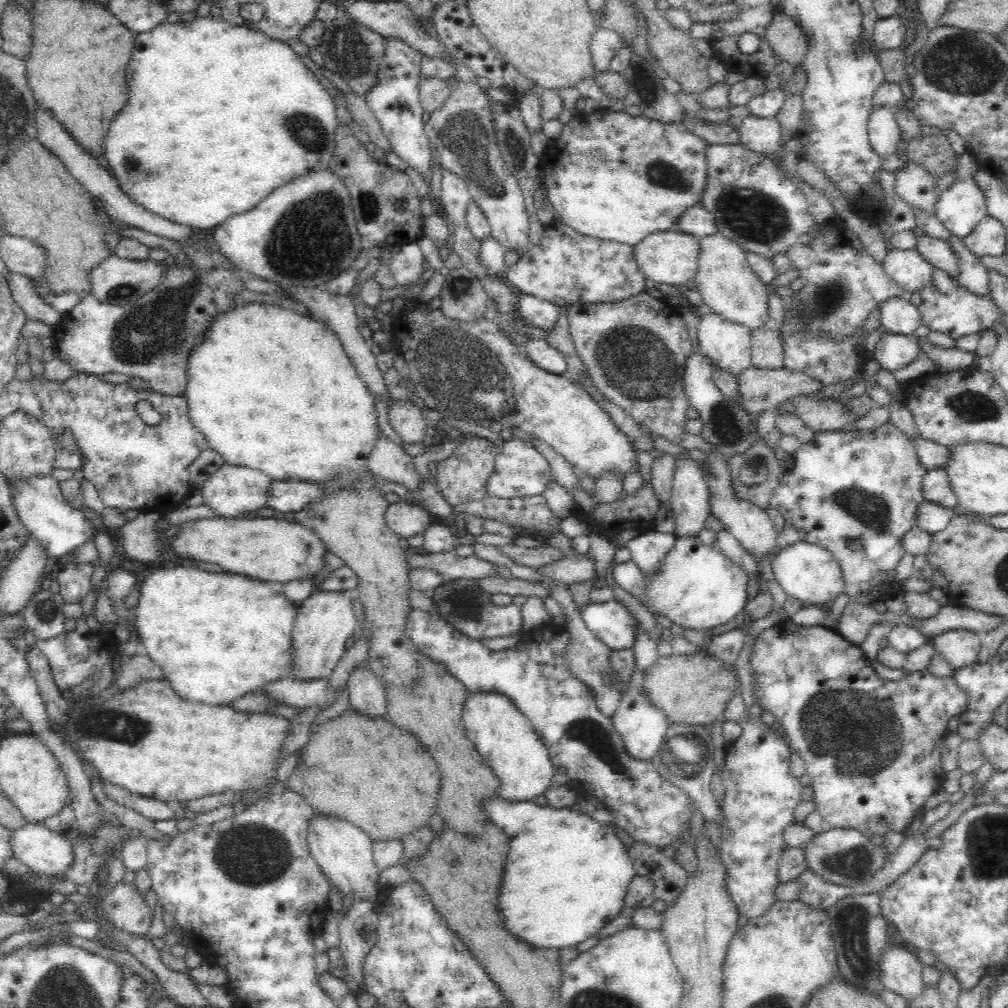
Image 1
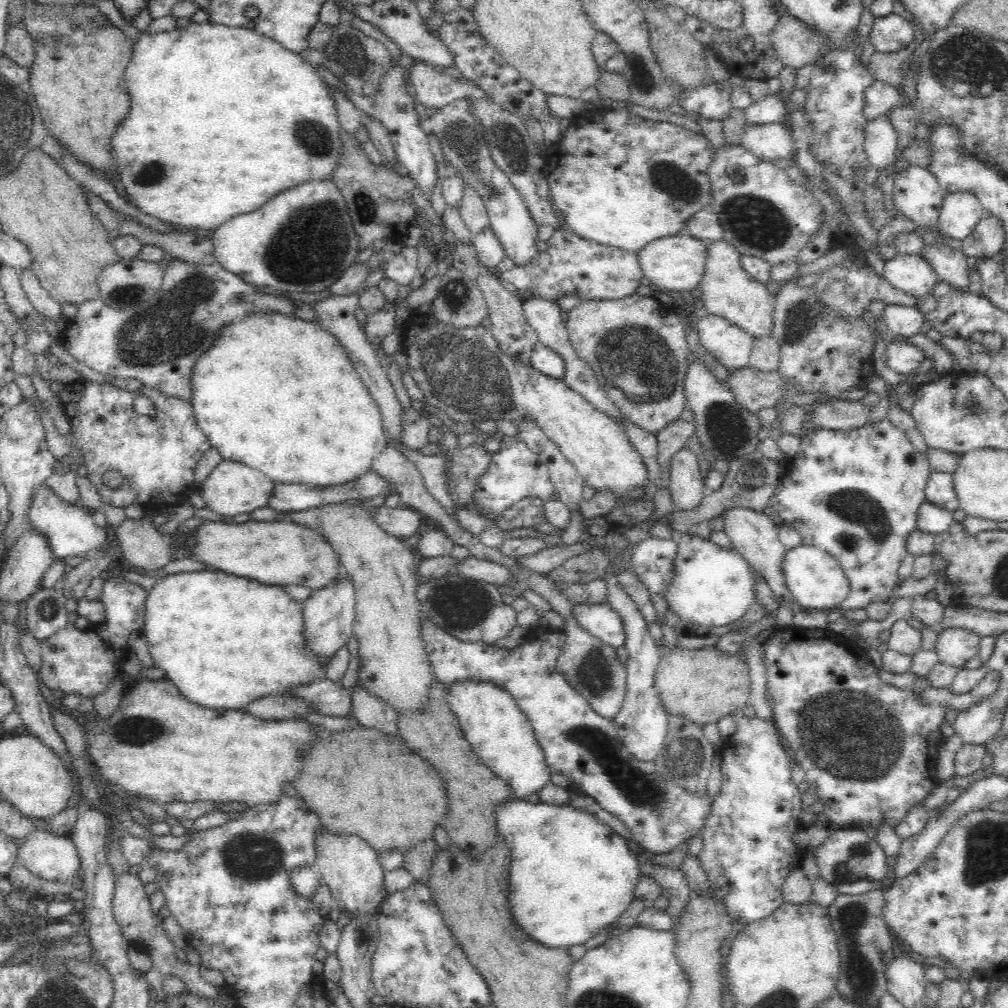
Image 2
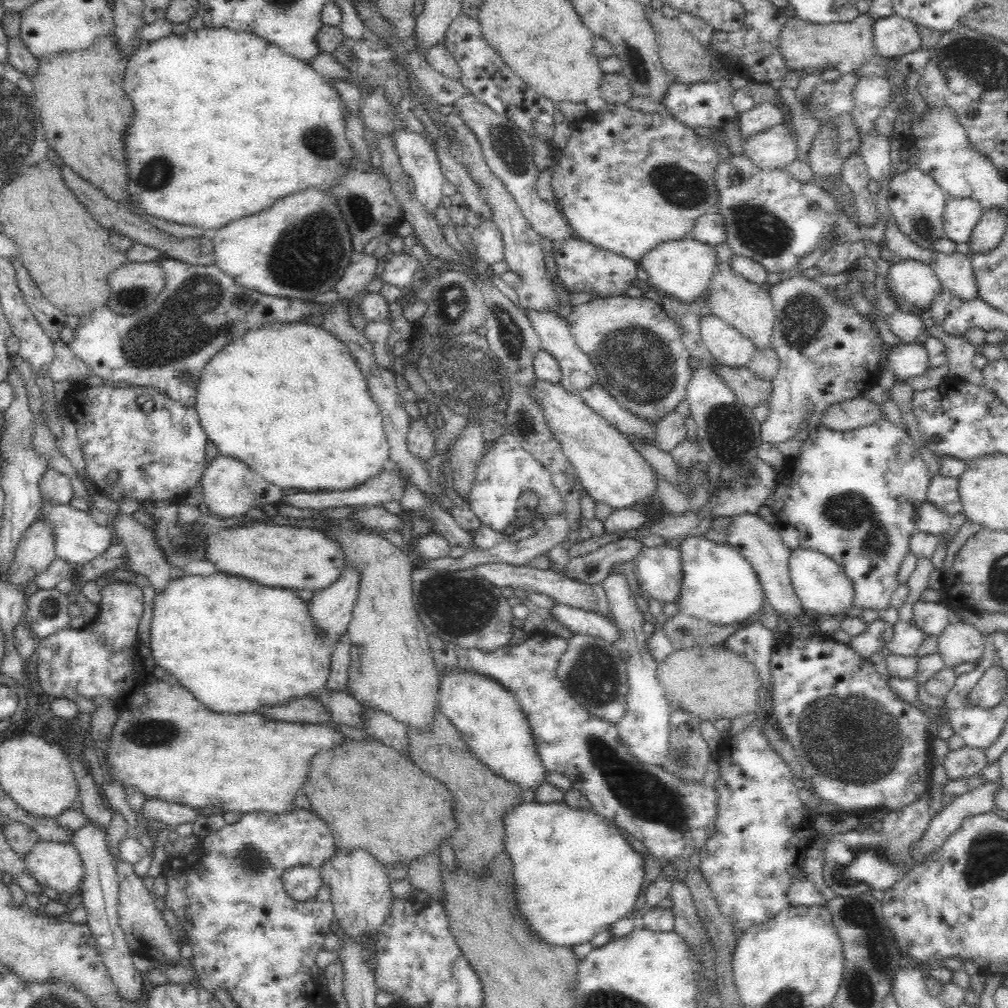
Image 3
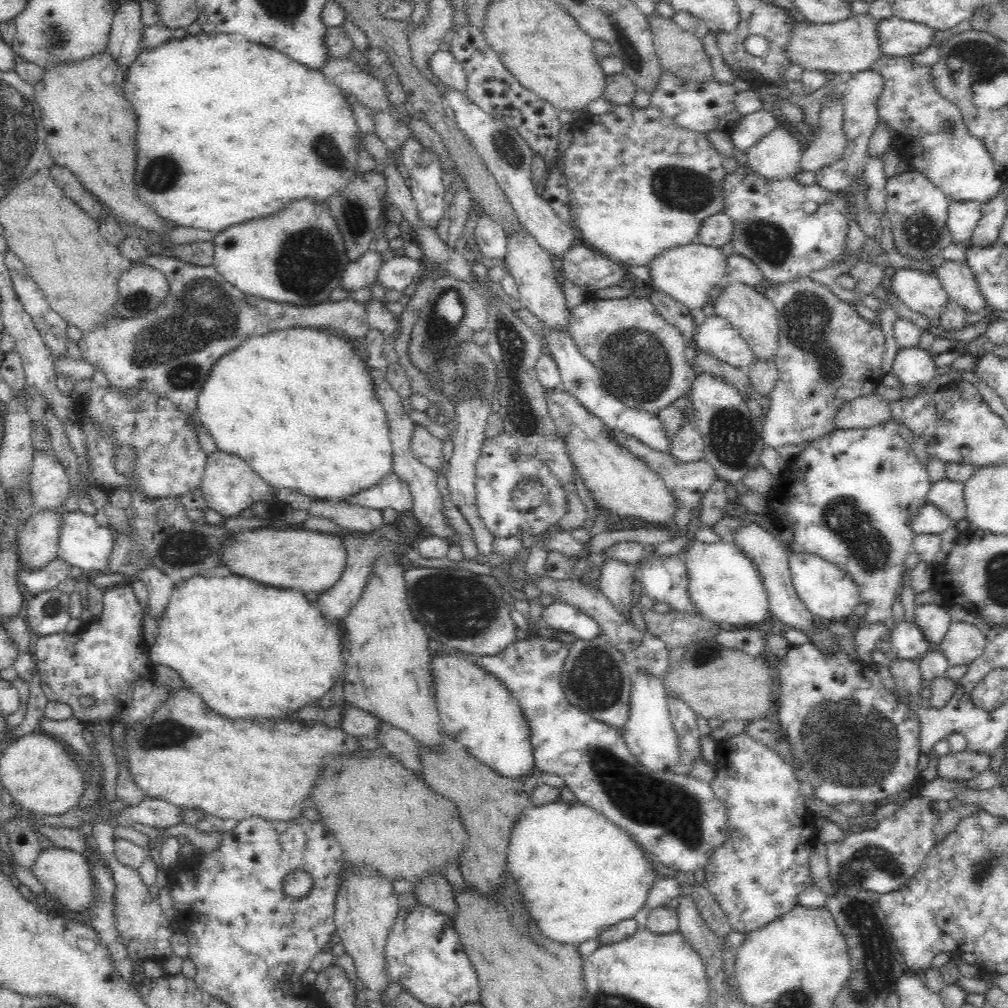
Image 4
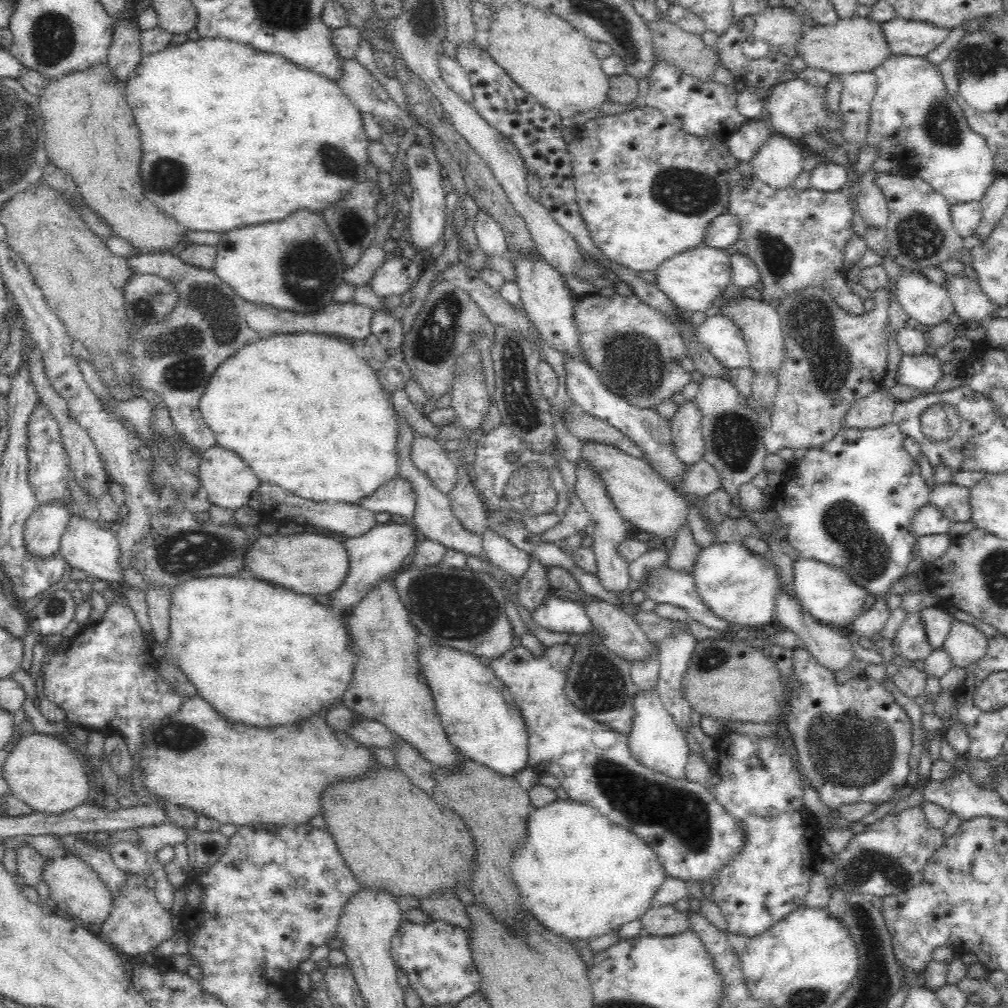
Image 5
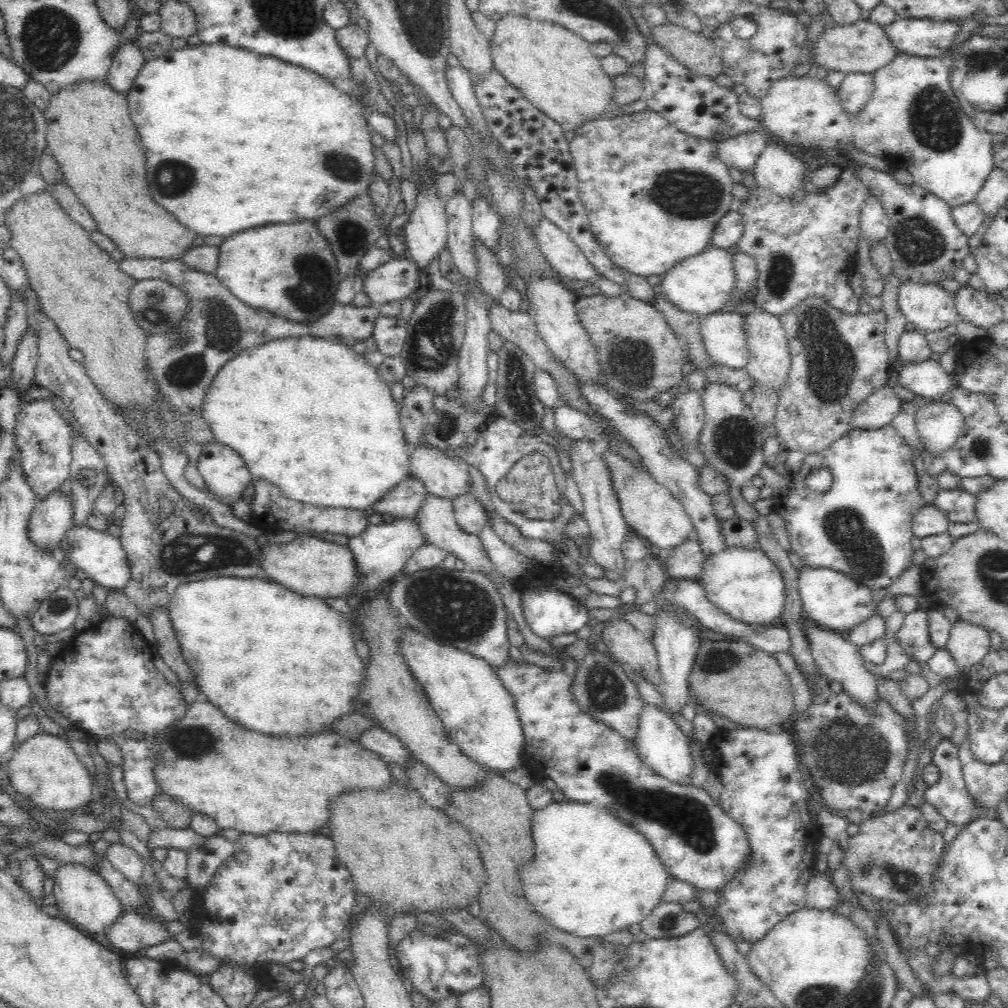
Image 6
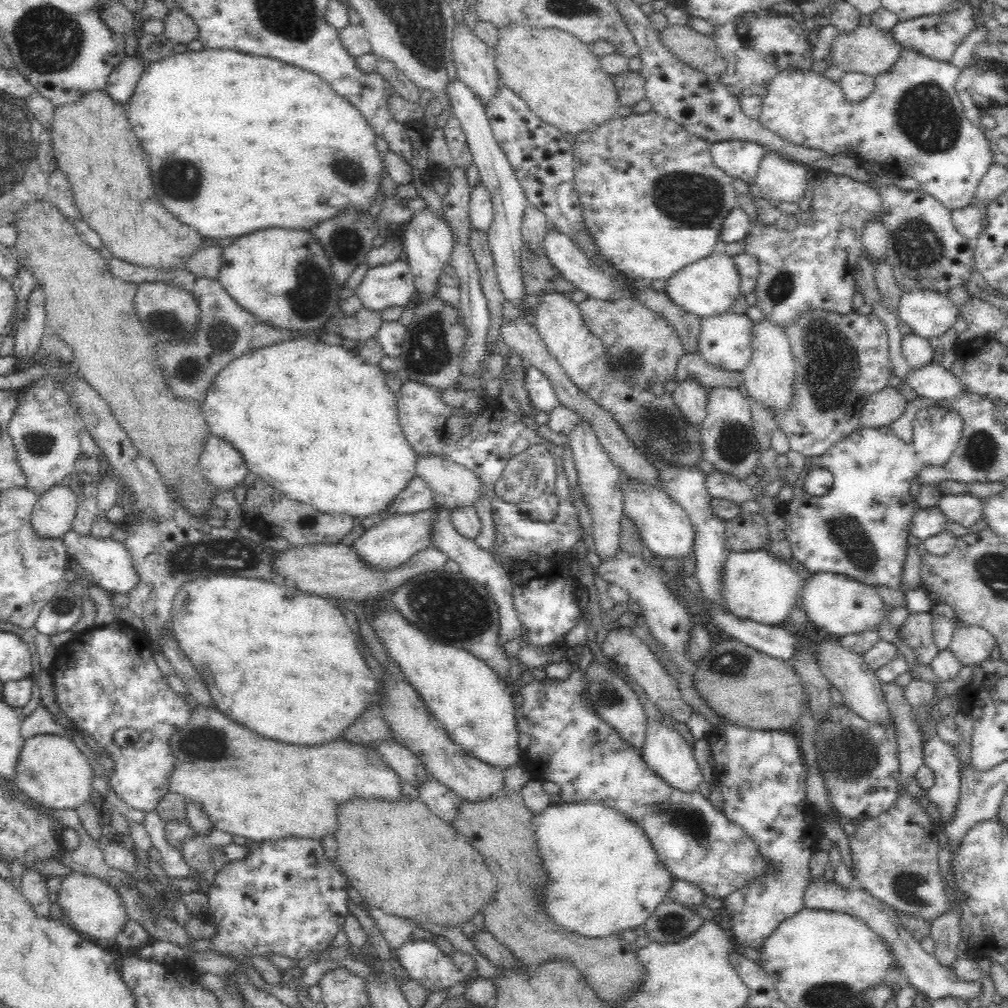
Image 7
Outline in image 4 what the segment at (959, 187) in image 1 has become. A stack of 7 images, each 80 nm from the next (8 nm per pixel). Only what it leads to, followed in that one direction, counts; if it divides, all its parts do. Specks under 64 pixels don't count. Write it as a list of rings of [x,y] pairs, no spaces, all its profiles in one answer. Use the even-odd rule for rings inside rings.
[[[979,201],[952,202],[948,208],[948,229],[956,244],[972,237],[978,226],[983,204]]]

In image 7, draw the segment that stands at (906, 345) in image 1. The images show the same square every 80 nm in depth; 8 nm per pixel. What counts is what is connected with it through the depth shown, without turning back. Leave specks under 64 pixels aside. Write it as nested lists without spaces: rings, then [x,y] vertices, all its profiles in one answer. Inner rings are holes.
[[[934,363],[912,369],[906,383],[926,402],[955,399],[968,393],[964,383],[950,369]]]

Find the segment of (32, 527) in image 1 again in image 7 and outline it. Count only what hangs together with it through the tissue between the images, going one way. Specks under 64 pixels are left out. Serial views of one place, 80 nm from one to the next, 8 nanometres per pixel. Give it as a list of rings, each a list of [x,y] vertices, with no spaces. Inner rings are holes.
[[[70,530],[63,534],[63,543],[66,545],[70,558],[75,559],[78,567],[82,567],[94,577],[96,584],[105,591],[125,594],[131,593],[137,587],[139,578],[131,554],[120,541],[110,538],[94,538],[92,535],[80,536]]]

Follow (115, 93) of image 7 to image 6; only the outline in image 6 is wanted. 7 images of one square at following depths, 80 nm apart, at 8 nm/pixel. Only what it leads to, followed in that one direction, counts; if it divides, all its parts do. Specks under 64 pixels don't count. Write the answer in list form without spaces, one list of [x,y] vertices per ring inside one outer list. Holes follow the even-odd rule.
[[[122,41],[122,44],[114,51],[106,83],[114,91],[125,96],[133,87],[134,79],[138,76],[145,61],[137,41]]]

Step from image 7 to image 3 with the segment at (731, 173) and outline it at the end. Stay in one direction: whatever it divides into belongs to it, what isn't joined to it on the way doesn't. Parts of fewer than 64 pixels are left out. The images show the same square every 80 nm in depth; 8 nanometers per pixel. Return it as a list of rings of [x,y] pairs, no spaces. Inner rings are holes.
[[[779,101],[758,103],[752,110],[739,113],[738,128],[742,144],[771,126],[782,125],[785,113],[786,111]]]

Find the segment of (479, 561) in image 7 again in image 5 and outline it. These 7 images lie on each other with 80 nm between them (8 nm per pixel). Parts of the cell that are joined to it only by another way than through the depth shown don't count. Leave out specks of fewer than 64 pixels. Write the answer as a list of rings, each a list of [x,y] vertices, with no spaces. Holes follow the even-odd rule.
[[[398,418],[399,431],[397,436],[397,451],[398,451],[398,471],[402,479],[408,479],[411,482],[412,488],[416,495],[415,513],[411,523],[420,535],[420,539],[428,539],[442,544],[446,550],[454,550],[464,553],[466,558],[468,556],[482,559],[486,557],[483,550],[482,539],[473,532],[466,530],[460,521],[454,516],[451,510],[451,500],[449,496],[442,493],[442,491],[435,489],[430,481],[418,468],[414,467],[410,454],[413,445],[413,438],[415,435],[410,429],[410,425],[406,420]]]

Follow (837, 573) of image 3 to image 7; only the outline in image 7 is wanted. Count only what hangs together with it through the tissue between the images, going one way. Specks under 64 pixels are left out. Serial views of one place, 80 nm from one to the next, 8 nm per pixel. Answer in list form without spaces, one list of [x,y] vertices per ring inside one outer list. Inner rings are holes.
[[[814,573],[802,587],[802,604],[808,620],[828,636],[841,637],[864,631],[878,631],[884,622],[890,622],[884,601],[873,585],[856,581],[851,576],[832,573]]]

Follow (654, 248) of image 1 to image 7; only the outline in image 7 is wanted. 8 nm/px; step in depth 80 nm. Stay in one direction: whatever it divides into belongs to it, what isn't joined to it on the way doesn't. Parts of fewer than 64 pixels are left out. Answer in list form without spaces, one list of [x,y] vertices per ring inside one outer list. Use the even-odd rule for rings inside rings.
[[[718,249],[710,258],[706,257],[700,262],[694,262],[669,278],[665,293],[682,310],[698,315],[700,318],[713,317],[732,312],[732,305],[737,297],[742,295],[740,285],[741,277],[733,258]]]

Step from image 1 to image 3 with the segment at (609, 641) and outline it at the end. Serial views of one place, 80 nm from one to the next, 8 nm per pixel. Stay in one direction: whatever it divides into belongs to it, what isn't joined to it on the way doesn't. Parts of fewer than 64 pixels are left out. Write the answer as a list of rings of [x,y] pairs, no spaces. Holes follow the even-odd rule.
[[[555,603],[555,605],[548,610],[548,613],[552,619],[555,619],[561,625],[565,626],[572,634],[590,635],[596,639],[606,639],[613,644],[619,643],[619,641],[616,640],[616,638],[618,638],[617,625],[611,626],[610,622],[602,617],[602,615],[598,615],[598,613],[572,608],[571,606],[558,603]]]

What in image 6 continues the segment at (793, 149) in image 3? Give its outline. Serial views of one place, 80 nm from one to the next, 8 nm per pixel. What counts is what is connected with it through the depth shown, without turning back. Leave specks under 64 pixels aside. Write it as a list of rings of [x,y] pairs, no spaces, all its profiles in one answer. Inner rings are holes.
[[[775,139],[758,155],[752,175],[758,187],[792,199],[804,186],[802,178],[809,172],[790,145]]]

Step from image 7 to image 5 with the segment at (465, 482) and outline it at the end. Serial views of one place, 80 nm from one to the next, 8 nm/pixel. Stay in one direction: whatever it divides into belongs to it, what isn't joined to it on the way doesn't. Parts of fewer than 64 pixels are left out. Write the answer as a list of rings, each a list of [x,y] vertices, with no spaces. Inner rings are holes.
[[[416,434],[413,438],[410,459],[414,467],[432,481],[435,489],[446,495],[454,490],[458,481],[457,463],[436,440]]]

